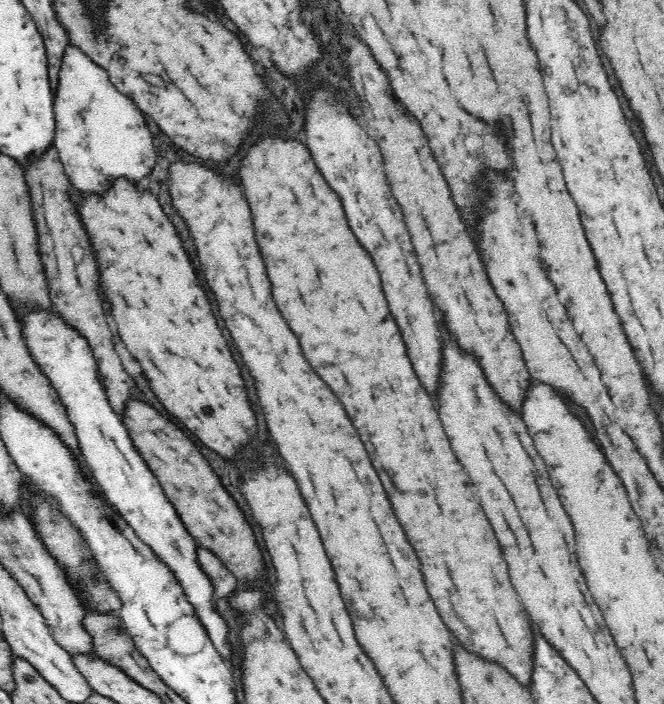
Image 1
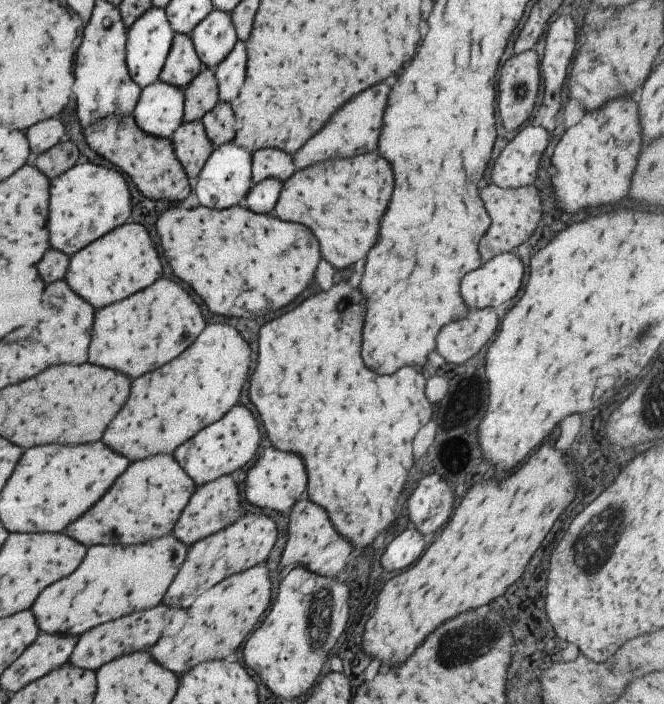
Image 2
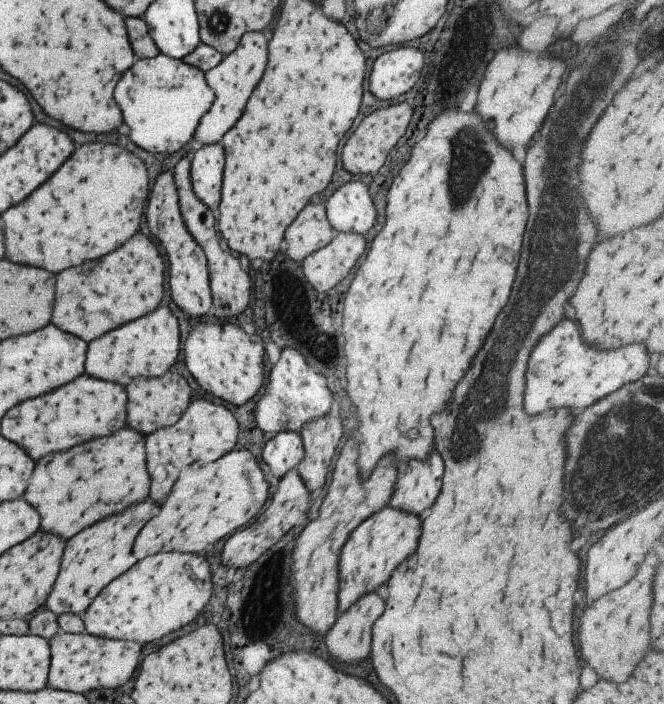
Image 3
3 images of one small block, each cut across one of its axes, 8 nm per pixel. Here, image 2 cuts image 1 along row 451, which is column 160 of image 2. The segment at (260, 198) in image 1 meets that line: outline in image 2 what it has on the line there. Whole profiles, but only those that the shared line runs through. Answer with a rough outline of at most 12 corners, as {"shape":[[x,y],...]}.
{"shape":[[207,324],[131,382],[101,442],[172,454],[237,402],[249,346]]}

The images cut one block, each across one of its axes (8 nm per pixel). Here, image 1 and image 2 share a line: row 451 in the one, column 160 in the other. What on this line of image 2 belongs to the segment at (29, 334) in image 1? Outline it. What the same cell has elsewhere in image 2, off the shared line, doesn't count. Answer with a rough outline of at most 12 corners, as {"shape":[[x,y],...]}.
{"shape":[[158,80],[141,89],[132,117],[147,136],[181,126],[182,89]]}

